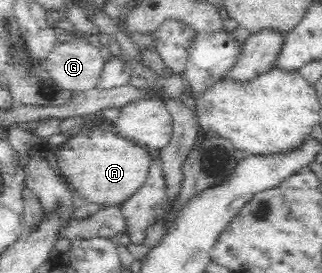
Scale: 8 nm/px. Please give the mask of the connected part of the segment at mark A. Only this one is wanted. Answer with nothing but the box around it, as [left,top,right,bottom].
[55,127,154,208]

